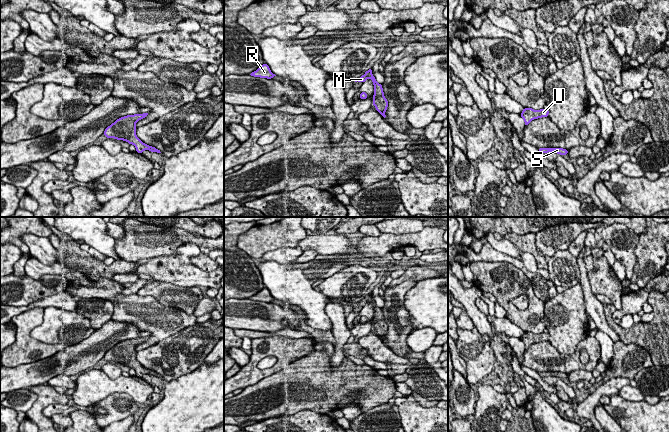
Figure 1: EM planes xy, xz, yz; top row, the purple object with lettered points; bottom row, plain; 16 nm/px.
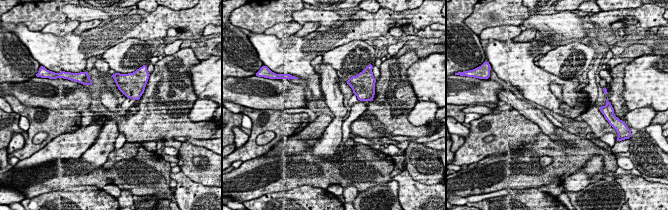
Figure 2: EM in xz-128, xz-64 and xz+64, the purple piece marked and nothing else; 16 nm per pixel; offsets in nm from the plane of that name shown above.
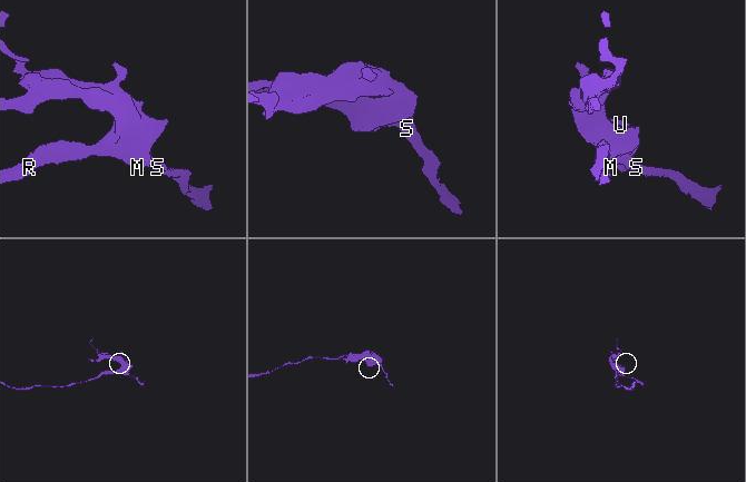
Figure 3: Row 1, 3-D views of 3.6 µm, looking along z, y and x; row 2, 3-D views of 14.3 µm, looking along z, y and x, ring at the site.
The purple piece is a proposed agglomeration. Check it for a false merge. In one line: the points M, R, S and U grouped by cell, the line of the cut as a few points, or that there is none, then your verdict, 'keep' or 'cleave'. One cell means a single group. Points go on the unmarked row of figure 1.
groups M R S U; cut none; keep

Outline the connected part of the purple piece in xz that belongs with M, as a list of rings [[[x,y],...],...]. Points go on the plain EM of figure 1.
[[[372,292],[365,296],[359,303],[355,304],[355,306],[362,306],[364,307],[368,302],[370,302],[374,309],[374,319],[373,319],[373,330],[376,331],[376,334],[386,343],[385,335],[388,331],[388,325],[384,321],[384,316],[382,309],[379,308],[375,301],[372,299]]]

